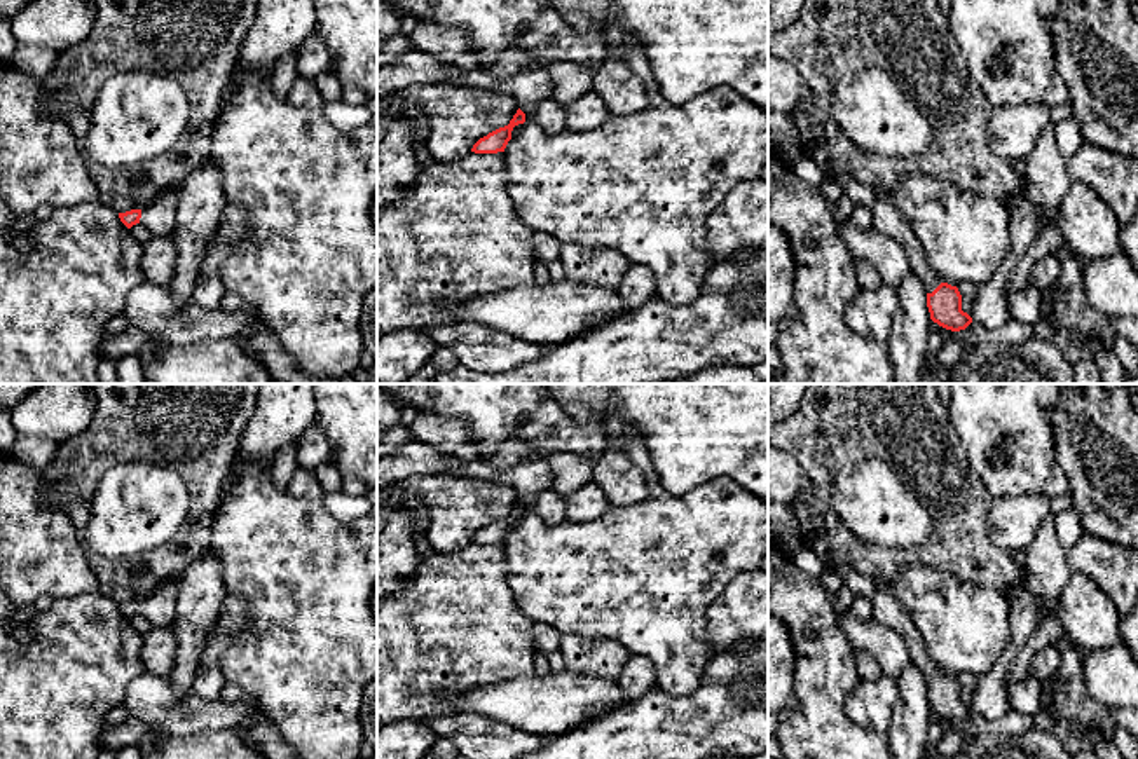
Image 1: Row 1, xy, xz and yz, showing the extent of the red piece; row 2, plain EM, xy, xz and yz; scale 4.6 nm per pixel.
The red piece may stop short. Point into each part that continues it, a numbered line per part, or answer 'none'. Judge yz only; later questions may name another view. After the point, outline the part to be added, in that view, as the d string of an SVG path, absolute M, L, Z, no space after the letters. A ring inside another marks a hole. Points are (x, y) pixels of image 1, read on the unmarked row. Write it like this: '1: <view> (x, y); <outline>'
1: yz (885, 609); M874 581L871 605L874 621L895 630L901 635L909 649L911 661L923 674L927 684L932 684L943 674L943 670L929 656L920 632L894 598L890 586Z

